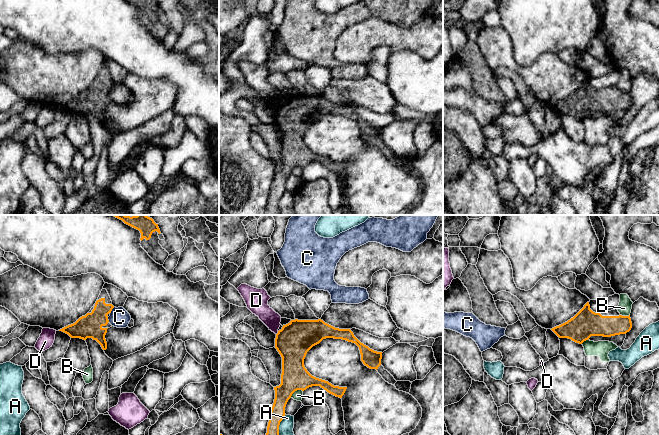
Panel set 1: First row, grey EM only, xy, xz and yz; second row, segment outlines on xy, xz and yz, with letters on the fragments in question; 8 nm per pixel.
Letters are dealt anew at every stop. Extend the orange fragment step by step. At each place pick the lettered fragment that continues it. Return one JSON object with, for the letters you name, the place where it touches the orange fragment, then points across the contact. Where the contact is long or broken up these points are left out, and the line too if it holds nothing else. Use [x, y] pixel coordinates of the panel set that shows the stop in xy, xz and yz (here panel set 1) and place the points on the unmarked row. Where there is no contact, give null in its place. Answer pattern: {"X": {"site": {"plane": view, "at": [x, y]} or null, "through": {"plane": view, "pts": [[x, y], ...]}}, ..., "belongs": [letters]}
{"belongs": []}

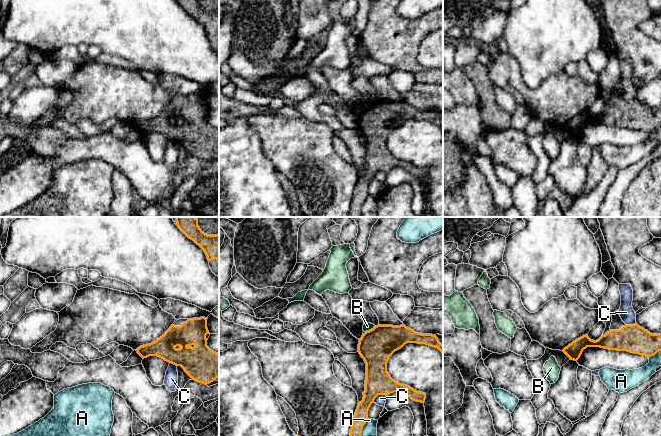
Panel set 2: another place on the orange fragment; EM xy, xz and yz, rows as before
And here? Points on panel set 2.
{"belongs": []}

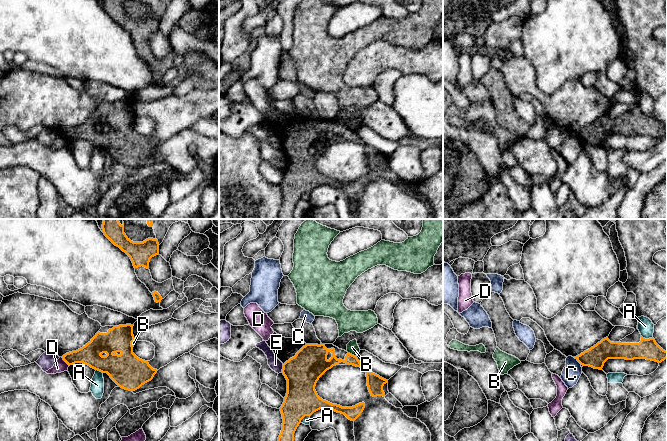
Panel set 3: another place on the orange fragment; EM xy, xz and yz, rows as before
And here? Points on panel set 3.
{"belongs": []}

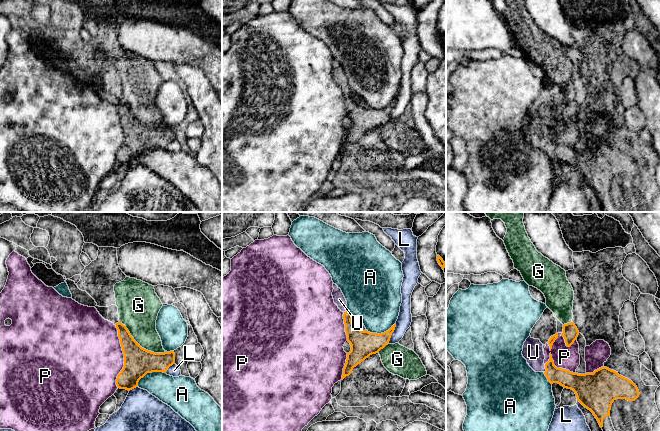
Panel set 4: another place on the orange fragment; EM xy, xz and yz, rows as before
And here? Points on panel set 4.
{"U": {"site": {"plane": "yz", "at": [545, 144]}, "through": {"plane": "yz", "pts": [[567, 155], [545, 144], [535, 134], [533, 128]]}}, "belongs": ["U"]}

